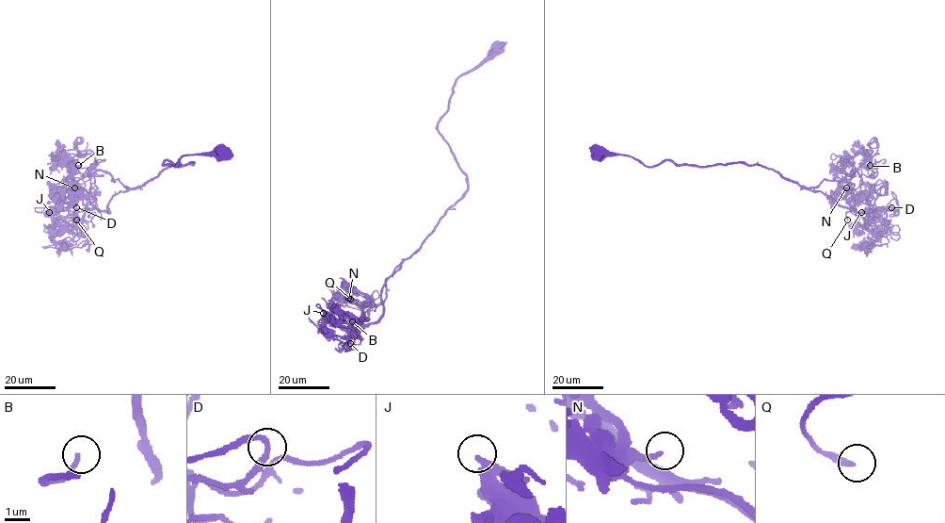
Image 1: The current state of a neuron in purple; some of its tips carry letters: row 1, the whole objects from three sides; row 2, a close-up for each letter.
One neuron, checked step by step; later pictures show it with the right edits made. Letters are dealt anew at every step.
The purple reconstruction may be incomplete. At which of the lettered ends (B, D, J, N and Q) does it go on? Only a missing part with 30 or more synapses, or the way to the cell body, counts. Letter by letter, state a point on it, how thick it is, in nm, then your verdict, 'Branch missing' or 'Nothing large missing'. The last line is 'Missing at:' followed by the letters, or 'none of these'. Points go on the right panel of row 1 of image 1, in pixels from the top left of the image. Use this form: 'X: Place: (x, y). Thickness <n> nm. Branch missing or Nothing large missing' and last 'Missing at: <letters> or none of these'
B: Place: (870, 165). Thickness 170 nm. Branch missing
D: Place: (891, 207). Thickness 150 nm. Nothing large missing
J: Place: (861, 212). Thickness 380 nm. Nothing large missing
N: Place: (846, 187). Thickness 180 nm. Nothing large missing
Q: Place: (847, 220). Thickness 280 nm. Branch missing
Missing at: B, Q

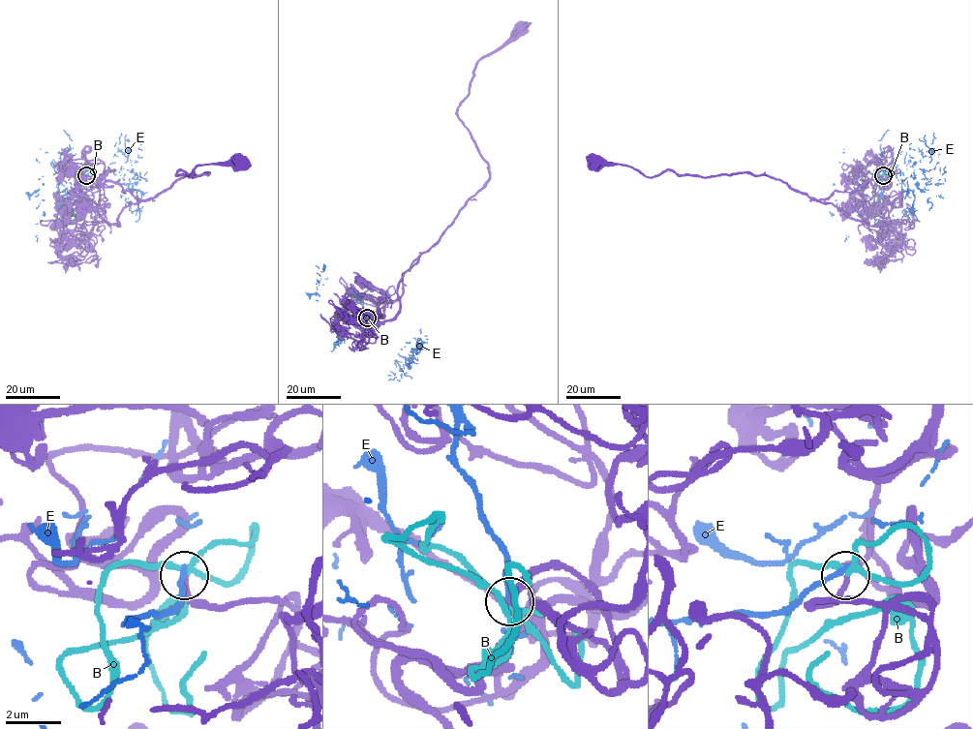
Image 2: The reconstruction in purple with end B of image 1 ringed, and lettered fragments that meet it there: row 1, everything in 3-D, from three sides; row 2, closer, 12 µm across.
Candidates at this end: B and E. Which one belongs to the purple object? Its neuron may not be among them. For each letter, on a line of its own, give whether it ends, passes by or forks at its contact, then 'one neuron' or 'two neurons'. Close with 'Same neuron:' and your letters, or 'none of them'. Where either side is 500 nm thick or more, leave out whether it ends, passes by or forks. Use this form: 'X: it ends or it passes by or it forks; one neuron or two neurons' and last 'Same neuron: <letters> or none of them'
B: it forks; one neuron
E: it ends; two neurons
Same neuron: B

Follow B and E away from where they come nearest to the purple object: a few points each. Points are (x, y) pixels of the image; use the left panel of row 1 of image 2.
B: (86, 175), (79, 175), (78, 187), (76, 189), (75, 185), (86, 179), (82, 182), (87, 189), (88, 183)
E: (86, 175), (60, 202), (60, 175), (51, 166), (59, 164), (61, 148), (70, 149), (63, 130)

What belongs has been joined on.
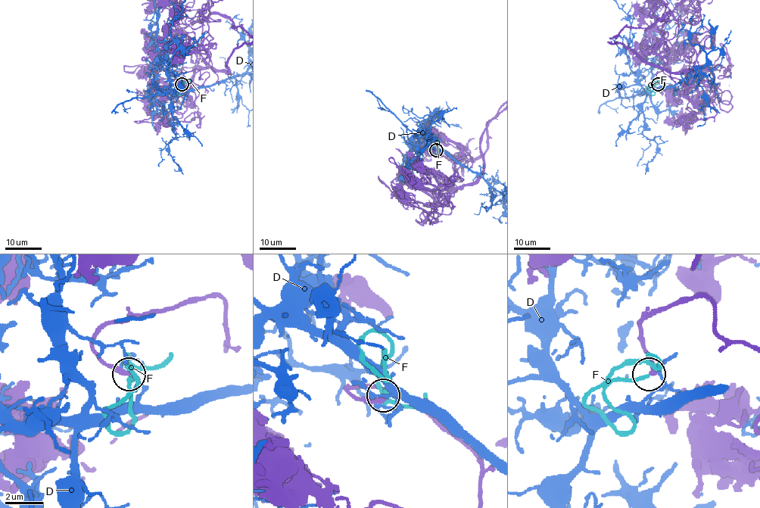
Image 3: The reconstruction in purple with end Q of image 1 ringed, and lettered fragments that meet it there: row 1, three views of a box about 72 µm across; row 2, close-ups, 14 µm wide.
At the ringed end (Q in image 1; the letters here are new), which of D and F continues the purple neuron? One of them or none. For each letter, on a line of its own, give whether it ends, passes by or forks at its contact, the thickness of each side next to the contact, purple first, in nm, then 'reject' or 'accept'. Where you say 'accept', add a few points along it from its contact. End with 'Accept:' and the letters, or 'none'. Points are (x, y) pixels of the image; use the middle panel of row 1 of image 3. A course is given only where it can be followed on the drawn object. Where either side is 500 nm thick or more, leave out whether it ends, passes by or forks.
D: it passes by; 340 nm thick on the purple side, 110 nm on the other; reject
F: it passes by; 320 nm thick on the purple side, 240 nm on the other; accept; it runs (436, 151), (437, 140), (434, 137), (431, 142)
Accept: F

